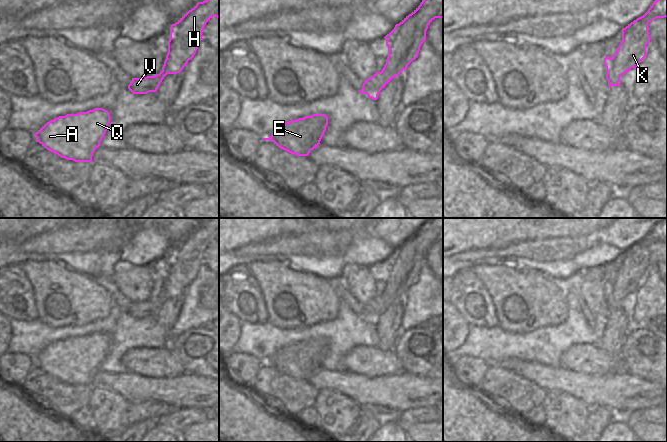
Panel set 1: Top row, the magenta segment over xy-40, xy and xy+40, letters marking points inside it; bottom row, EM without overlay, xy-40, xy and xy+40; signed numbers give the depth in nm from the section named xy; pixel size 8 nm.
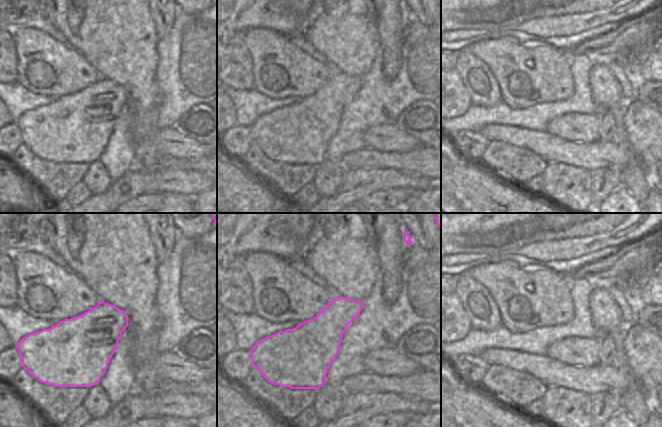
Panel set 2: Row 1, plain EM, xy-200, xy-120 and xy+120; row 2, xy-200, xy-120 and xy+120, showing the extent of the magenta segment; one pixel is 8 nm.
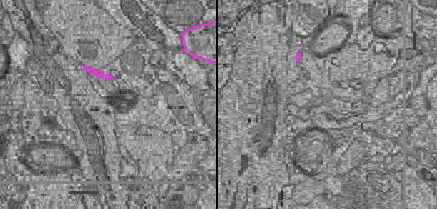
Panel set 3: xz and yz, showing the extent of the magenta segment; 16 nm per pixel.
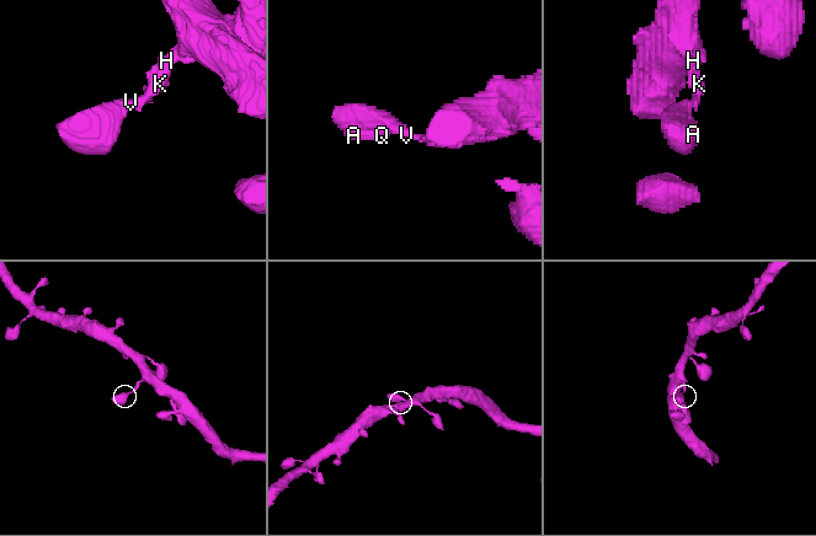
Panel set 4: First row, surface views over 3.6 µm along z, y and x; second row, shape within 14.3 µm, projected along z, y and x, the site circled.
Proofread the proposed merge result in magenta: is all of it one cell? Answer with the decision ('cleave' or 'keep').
keep

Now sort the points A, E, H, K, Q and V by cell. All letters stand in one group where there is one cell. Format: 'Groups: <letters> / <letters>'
Groups: A E H K Q V.

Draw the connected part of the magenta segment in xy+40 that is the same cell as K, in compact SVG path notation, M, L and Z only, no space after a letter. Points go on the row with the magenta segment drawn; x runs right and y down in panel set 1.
M655 0L643 16L631 22L625 28L622 28L622 41L616 49L613 57L610 58L607 56L604 58L608 89L611 86L621 86L618 83L620 81L620 77L631 68L636 68L637 65L646 57L646 45L650 42L648 23L657 18L665 17L667 17L667 0Z

